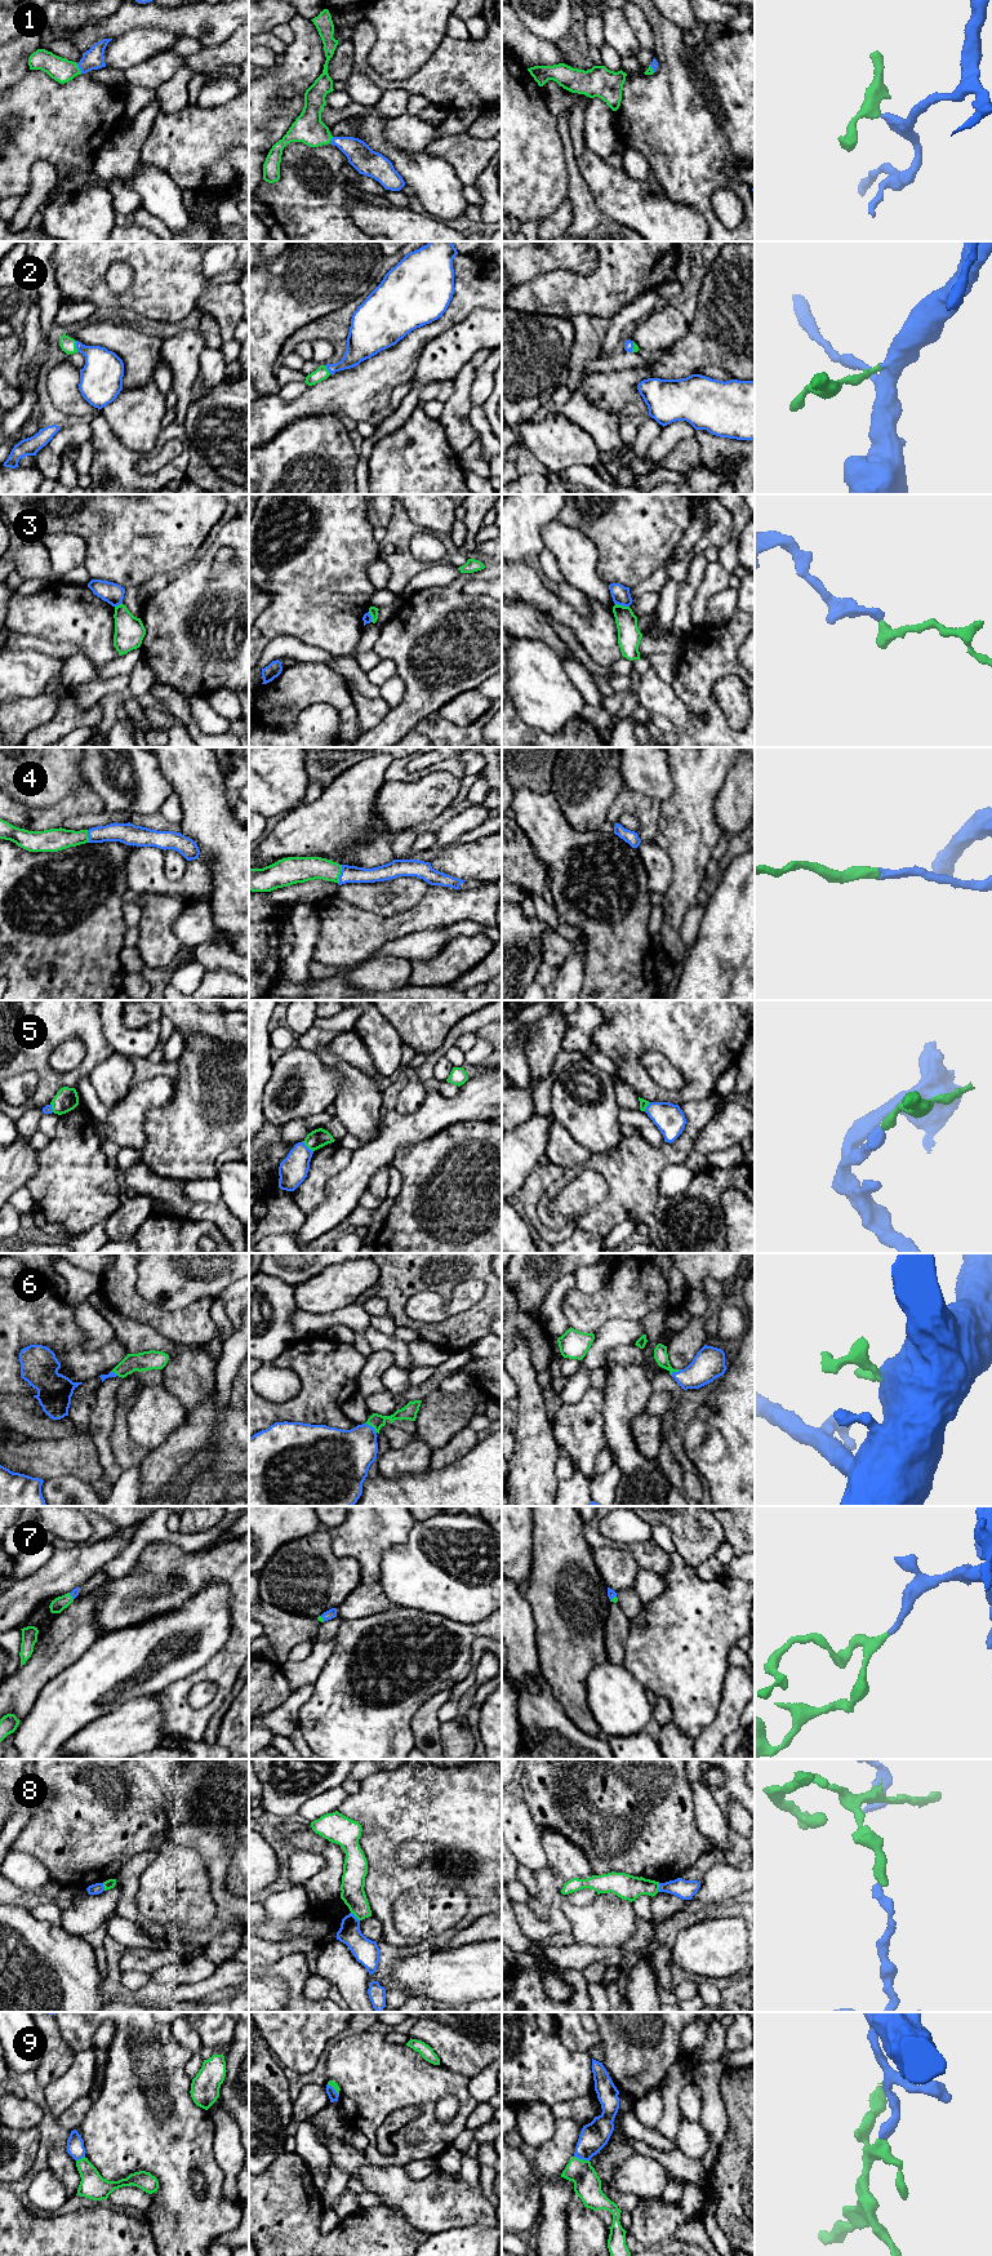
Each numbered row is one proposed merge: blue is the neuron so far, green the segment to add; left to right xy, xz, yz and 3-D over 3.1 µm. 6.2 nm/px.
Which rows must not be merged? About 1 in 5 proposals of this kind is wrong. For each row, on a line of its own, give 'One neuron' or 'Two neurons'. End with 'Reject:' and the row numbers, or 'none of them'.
1: One neuron
2: One neuron
3: Two neurons
4: One neuron
5: Two neurons
6: One neuron
7: One neuron
8: Two neurons
9: Two neurons
Reject: 3, 5, 8, 9

